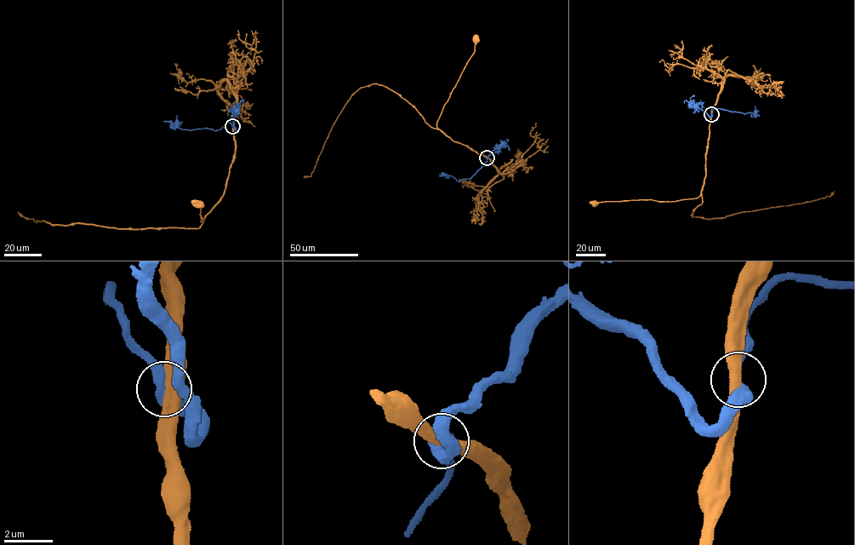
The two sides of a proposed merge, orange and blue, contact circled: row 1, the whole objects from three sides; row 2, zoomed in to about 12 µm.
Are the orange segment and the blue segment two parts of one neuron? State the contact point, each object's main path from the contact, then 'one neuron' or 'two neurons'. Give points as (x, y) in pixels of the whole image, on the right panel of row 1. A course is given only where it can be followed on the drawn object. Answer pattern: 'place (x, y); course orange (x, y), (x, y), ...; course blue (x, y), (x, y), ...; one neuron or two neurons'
place (711, 114); course orange (711, 114), (705, 176), (698, 196), (671, 202), (639, 200), (594, 203); course blue (711, 114), (714, 108), (752, 113), (752, 117), (758, 111); two neurons

